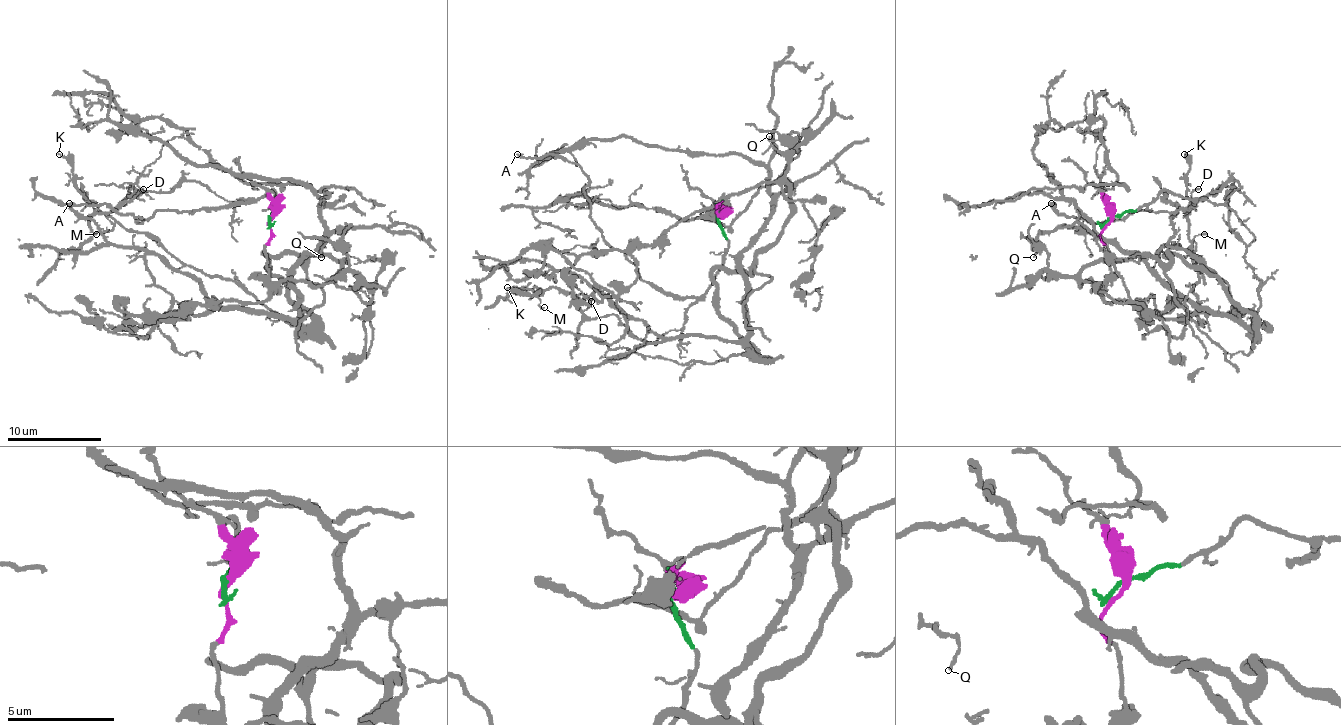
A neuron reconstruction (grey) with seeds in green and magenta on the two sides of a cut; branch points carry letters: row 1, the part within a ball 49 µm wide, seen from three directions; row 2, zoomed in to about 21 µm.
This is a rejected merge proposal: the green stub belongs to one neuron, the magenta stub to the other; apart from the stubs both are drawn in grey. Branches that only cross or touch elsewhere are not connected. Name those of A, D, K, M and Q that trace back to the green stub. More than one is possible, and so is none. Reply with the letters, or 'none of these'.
A, D, K, M

